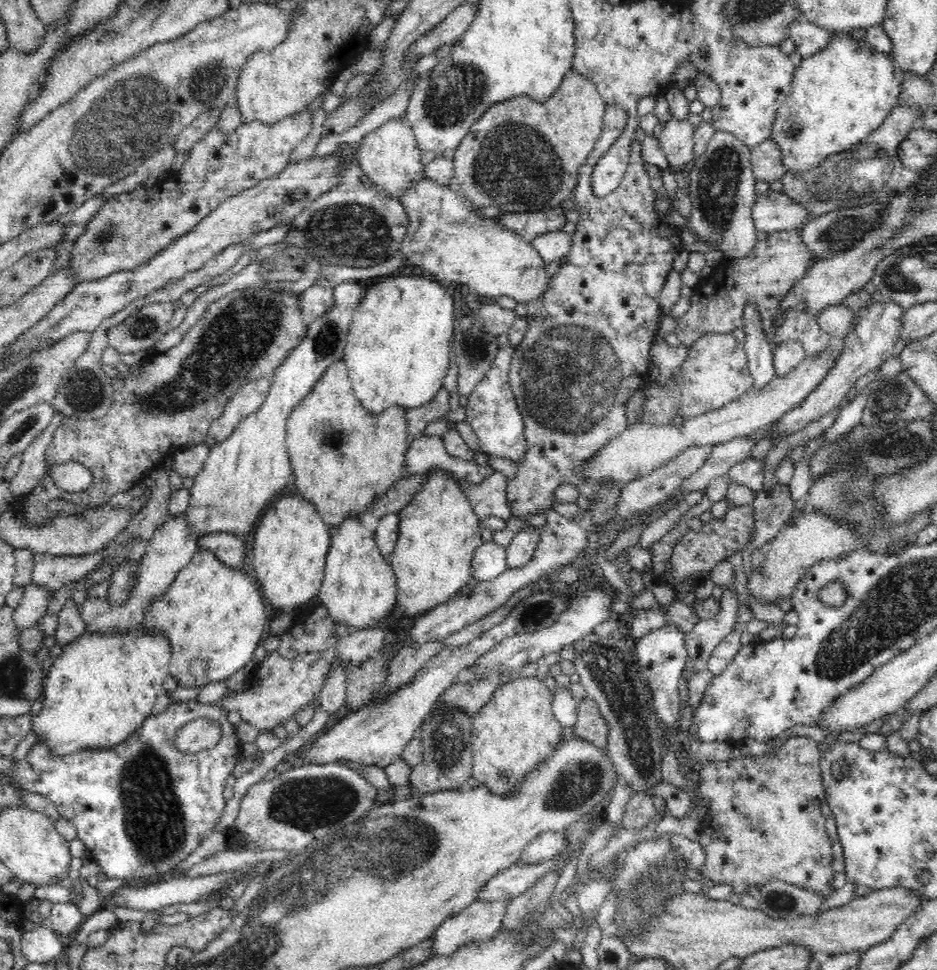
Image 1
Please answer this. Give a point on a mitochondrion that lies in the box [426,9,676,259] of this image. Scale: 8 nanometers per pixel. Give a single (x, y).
(516, 165)

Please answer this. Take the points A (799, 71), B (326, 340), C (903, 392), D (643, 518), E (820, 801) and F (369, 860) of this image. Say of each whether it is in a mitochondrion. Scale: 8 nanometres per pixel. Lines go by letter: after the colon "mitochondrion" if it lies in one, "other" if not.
A: other
B: mitochondrion
C: mitochondrion
D: other
E: other
F: mitochondrion

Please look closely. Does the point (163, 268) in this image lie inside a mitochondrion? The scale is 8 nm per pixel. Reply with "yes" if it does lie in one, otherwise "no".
no

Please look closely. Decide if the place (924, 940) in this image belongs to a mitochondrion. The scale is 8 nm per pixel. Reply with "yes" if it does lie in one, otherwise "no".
no

